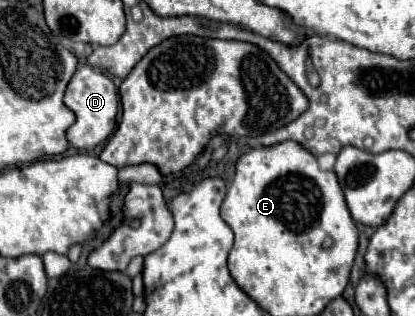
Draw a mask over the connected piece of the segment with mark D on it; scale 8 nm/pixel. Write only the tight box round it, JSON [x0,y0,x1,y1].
[64,64,118,150]

